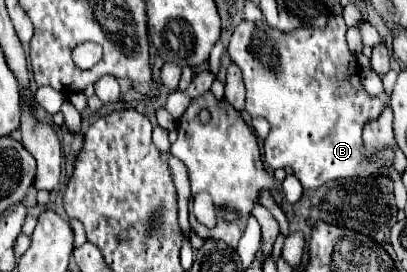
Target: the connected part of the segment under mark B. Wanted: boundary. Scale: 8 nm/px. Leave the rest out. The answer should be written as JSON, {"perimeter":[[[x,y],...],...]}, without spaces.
{"perimeter":[[[331,18],[327,28],[297,28],[295,32],[283,34],[275,38],[275,30],[265,22],[247,22],[243,20],[231,34],[227,54],[233,64],[243,72],[247,100],[245,110],[251,116],[261,116],[269,120],[271,132],[263,144],[265,162],[277,168],[293,168],[293,176],[303,184],[303,188],[319,188],[321,184],[347,176],[369,176],[379,174],[375,162],[391,160],[391,152],[371,154],[363,146],[363,124],[371,118],[377,118],[387,104],[387,94],[371,98],[361,86],[361,72],[357,68],[357,60],[351,54],[347,40],[347,26],[343,18]]]}

